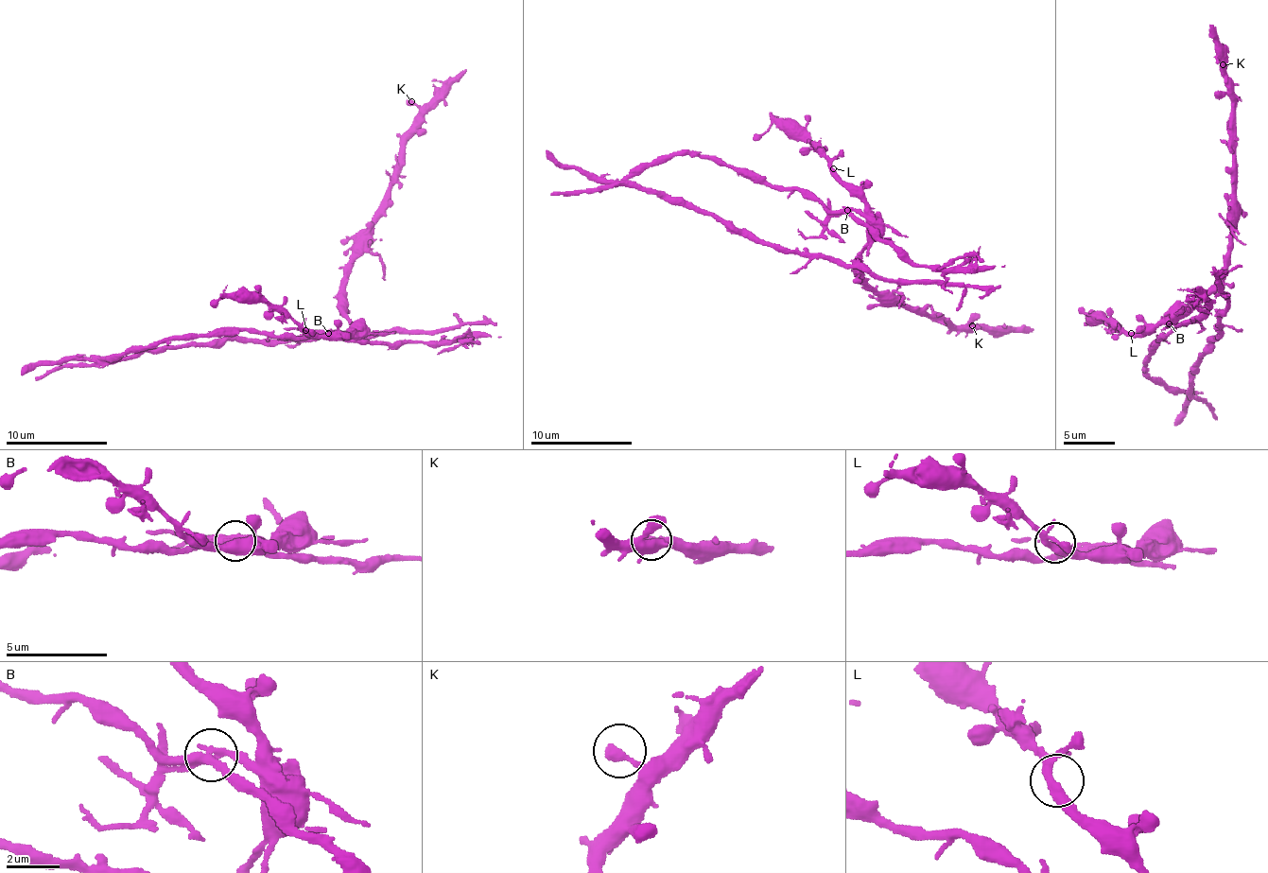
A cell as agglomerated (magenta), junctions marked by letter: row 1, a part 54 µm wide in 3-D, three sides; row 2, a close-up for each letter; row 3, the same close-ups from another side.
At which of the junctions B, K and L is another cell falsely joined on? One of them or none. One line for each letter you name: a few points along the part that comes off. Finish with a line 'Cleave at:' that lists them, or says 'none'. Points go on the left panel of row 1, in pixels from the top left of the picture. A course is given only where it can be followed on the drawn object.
B: foreign part runs (328, 332), (302, 337), (217, 330), (130, 347), (104, 357), (118, 360), (171, 347), (212, 348)
Cleave at: B

